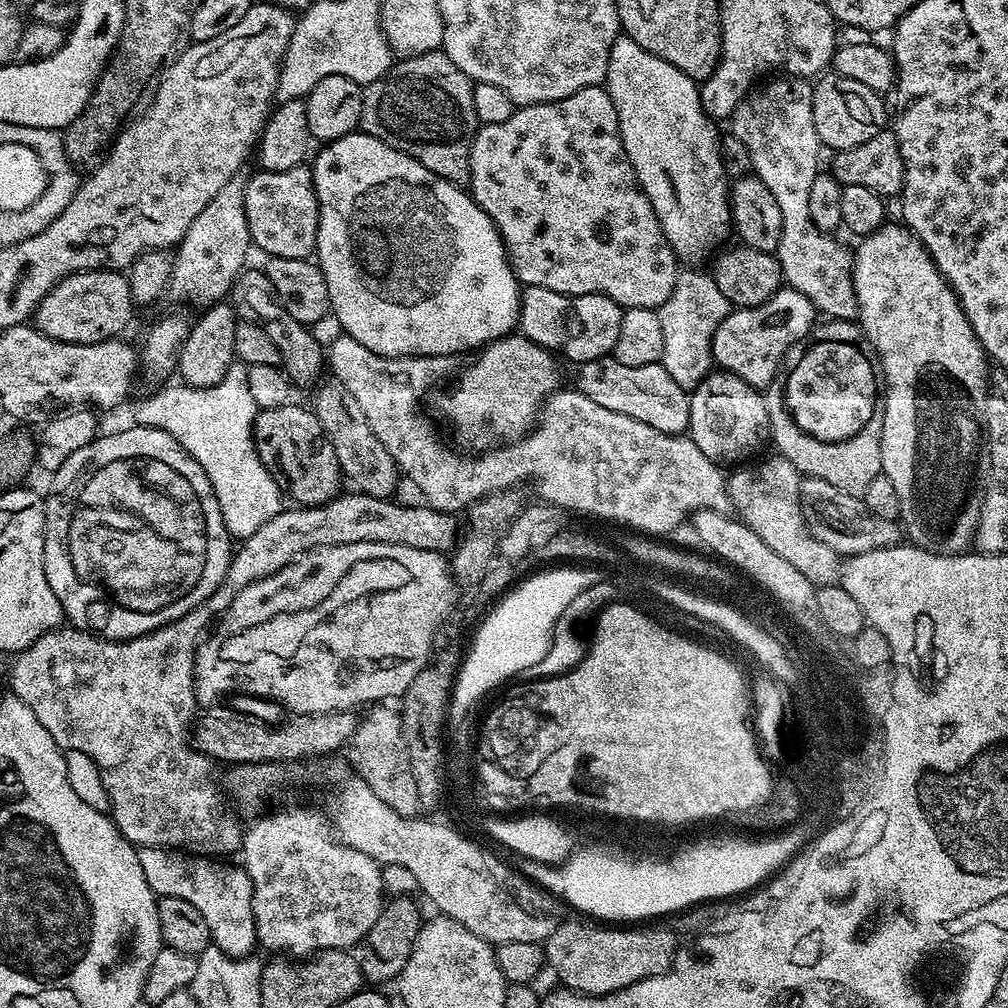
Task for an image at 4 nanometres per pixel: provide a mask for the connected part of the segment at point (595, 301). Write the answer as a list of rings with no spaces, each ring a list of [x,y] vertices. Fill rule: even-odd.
[[[527,286],[520,293],[518,328],[522,335],[553,354],[564,352],[576,366],[607,356],[615,349],[623,317],[624,309],[602,294],[567,296],[546,290],[546,286]]]

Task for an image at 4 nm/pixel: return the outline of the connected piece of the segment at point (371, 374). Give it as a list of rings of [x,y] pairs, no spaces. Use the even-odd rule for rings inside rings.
[[[343,334],[337,335],[337,340],[332,345],[327,345],[326,348],[326,364],[330,369],[331,375],[338,382],[342,382],[342,386],[346,386],[346,390],[350,390],[350,394],[358,402],[358,406],[362,406],[362,414],[366,414],[366,422],[370,422],[370,427],[374,429],[374,434],[378,434],[378,438],[382,441],[382,446],[386,446],[386,450],[390,450],[390,458],[394,458],[394,462],[400,468],[401,473],[405,477],[412,479],[412,484],[421,492],[423,503],[430,508],[437,508],[440,512],[451,512],[453,514],[463,513],[472,505],[484,499],[485,496],[494,495],[495,492],[507,492],[515,489],[516,484],[524,484],[529,480],[536,487],[536,492],[541,496],[543,503],[548,506],[555,506],[557,509],[565,510],[569,508],[572,512],[585,512],[588,516],[597,516],[600,520],[617,520],[620,524],[629,524],[629,529],[635,530],[640,534],[656,534],[654,532],[672,532],[680,523],[687,521],[693,514],[701,512],[704,508],[708,508],[711,512],[727,513],[730,508],[728,499],[728,485],[726,476],[721,465],[715,464],[710,458],[706,458],[703,447],[699,443],[696,444],[692,440],[687,440],[687,435],[681,434],[666,434],[662,430],[654,430],[654,426],[646,426],[646,422],[638,422],[634,418],[626,418],[626,414],[618,414],[614,410],[605,410],[602,406],[598,406],[598,402],[593,402],[591,398],[586,398],[586,394],[582,394],[578,390],[572,392],[564,392],[565,390],[557,390],[544,401],[543,409],[540,413],[540,419],[535,428],[528,433],[527,436],[520,440],[514,440],[511,444],[501,444],[499,447],[490,448],[479,454],[461,454],[455,447],[446,445],[440,441],[440,436],[436,433],[436,428],[420,413],[420,403],[424,400],[424,395],[428,391],[431,393],[439,380],[447,381],[448,375],[457,367],[458,362],[456,356],[383,356],[382,354],[374,354],[374,350],[366,350],[366,346],[362,346],[362,342],[354,342],[354,338]]]

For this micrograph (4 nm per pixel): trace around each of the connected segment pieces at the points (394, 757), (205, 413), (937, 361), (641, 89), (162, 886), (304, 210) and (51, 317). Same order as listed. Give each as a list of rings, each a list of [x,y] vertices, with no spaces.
[[[392,706],[369,707],[365,711],[368,713],[359,717],[350,741],[352,760],[356,763],[354,772],[363,778],[370,790],[374,790],[374,794],[378,794],[378,798],[382,798],[382,802],[386,802],[386,806],[390,806],[390,810],[394,810],[400,816],[412,818],[421,811],[418,786],[409,779],[407,764],[404,763],[399,711],[395,707],[388,707]]]
[[[234,362],[226,370],[224,377],[209,388],[190,388],[183,382],[172,382],[167,386],[157,387],[153,396],[137,406],[135,420],[137,425],[160,428],[166,434],[170,434],[196,459],[198,466],[202,466],[206,478],[210,478],[214,498],[218,498],[218,510],[222,510],[222,522],[228,535],[237,541],[246,539],[265,522],[270,522],[270,518],[277,516],[286,504],[280,483],[258,458],[256,443],[252,440],[252,427],[258,409],[254,397],[250,394],[250,388],[246,386],[247,373],[245,365]]]
[[[885,222],[878,230],[863,237],[860,244],[854,248],[852,258],[852,289],[856,295],[856,311],[860,329],[872,346],[872,351],[878,357],[878,368],[882,373],[882,380],[888,385],[882,388],[882,415],[880,416],[880,441],[882,442],[882,474],[894,482],[894,491],[898,493],[900,503],[900,520],[907,539],[918,548],[927,552],[935,552],[937,556],[959,556],[967,553],[973,547],[976,527],[980,521],[979,510],[984,504],[984,493],[990,483],[988,478],[988,433],[984,429],[984,415],[990,389],[988,389],[988,368],[990,361],[984,347],[978,342],[970,322],[960,305],[960,299],[948,280],[938,270],[932,261],[932,256],[922,246],[922,242],[903,223]]]
[[[623,34],[616,37],[610,50],[604,79],[608,97],[614,102],[614,110],[618,114],[618,126],[626,158],[650,206],[654,206],[654,214],[666,234],[666,242],[681,261],[707,261],[713,255],[714,249],[725,243],[723,240],[727,238],[728,232],[730,236],[733,231],[732,206],[730,180],[720,157],[722,136],[721,133],[716,133],[717,125],[712,117],[704,113],[697,81],[682,74],[678,66],[670,66],[670,62],[642,50],[638,42]]]
[[[139,847],[138,860],[141,863],[142,874],[146,877],[157,897],[185,898],[186,902],[193,903],[206,920],[207,928],[212,934],[213,945],[216,945],[226,955],[232,957],[247,957],[255,949],[256,927],[253,918],[253,883],[241,865],[236,866],[222,860],[209,857],[199,857],[171,848]]]
[[[303,163],[290,170],[257,173],[257,176],[247,177],[244,186],[246,222],[253,245],[260,247],[265,257],[309,259],[316,250],[320,209],[311,167]]]
[[[120,270],[75,272],[62,278],[42,298],[34,313],[34,327],[52,340],[93,344],[114,340],[132,320],[132,295],[128,277]]]

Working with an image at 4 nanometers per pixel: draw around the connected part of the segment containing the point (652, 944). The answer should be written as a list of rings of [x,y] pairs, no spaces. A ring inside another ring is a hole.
[[[584,918],[576,919],[580,920],[557,923],[542,947],[547,967],[556,971],[559,983],[584,996],[605,996],[662,974],[678,951],[678,936],[667,926],[605,926]]]

